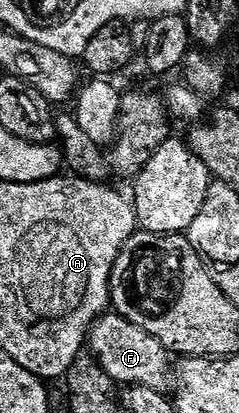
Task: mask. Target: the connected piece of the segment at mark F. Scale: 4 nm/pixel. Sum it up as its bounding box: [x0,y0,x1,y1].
[89,313,169,391]

